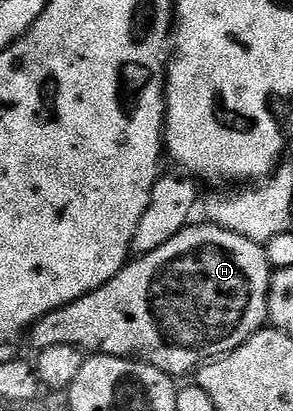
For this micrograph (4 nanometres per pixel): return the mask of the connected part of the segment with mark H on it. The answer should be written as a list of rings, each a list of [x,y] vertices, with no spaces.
[[[190,223],[167,246],[146,256],[130,259],[125,269],[111,282],[91,294],[55,310],[28,329],[27,340],[37,350],[51,346],[71,346],[86,354],[123,356],[140,360],[174,378],[196,373],[202,364],[233,352],[256,332],[266,327],[269,319],[269,287],[274,269],[269,266],[269,253],[262,245],[251,242],[217,224]]]

